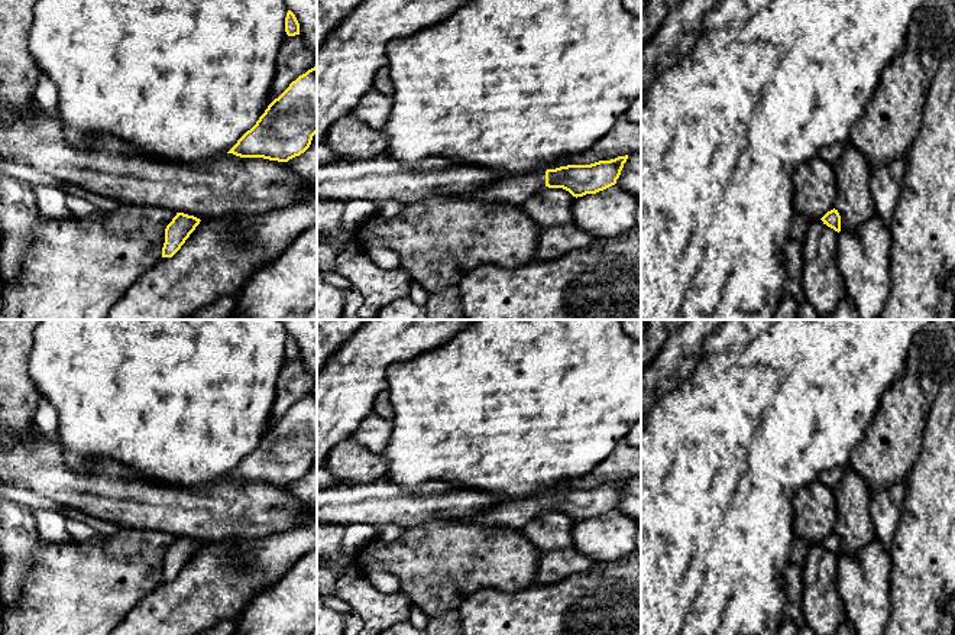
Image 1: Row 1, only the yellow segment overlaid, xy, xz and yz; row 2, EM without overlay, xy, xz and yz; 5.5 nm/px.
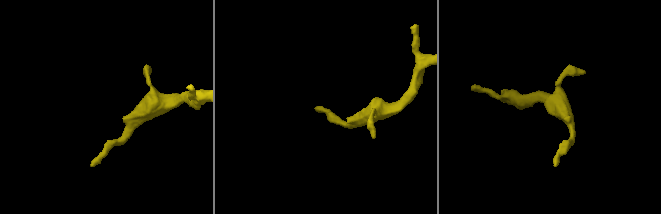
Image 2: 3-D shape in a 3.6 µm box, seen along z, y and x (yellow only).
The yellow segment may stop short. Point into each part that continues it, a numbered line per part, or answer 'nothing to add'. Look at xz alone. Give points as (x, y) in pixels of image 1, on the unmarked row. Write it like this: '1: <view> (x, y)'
1: xz (515, 512)

